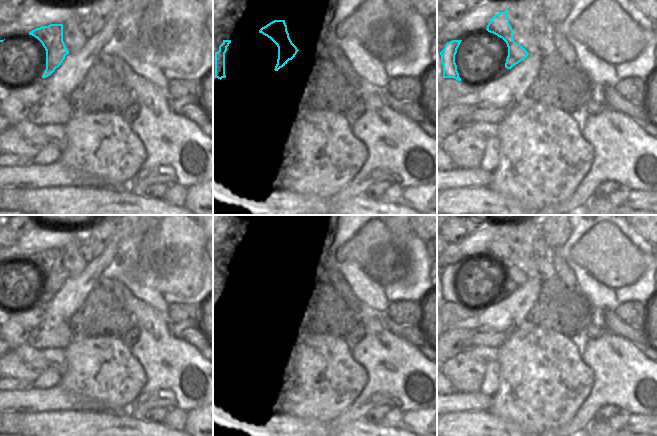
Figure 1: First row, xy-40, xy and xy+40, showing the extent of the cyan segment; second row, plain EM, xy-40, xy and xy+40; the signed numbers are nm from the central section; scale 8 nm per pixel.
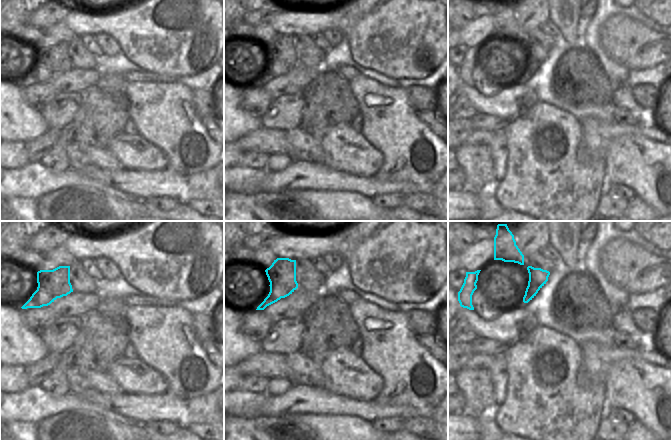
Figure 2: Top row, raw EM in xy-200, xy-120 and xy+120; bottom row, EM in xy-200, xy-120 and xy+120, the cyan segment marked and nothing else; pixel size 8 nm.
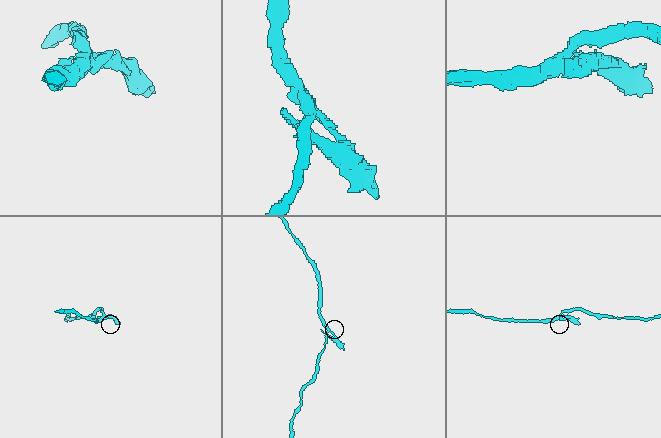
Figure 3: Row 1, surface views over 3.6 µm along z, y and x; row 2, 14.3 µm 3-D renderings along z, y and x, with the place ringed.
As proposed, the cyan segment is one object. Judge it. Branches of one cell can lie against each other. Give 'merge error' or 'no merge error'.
merge error

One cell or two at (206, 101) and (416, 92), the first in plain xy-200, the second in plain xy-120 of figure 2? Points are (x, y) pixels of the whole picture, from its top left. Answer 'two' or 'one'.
one

